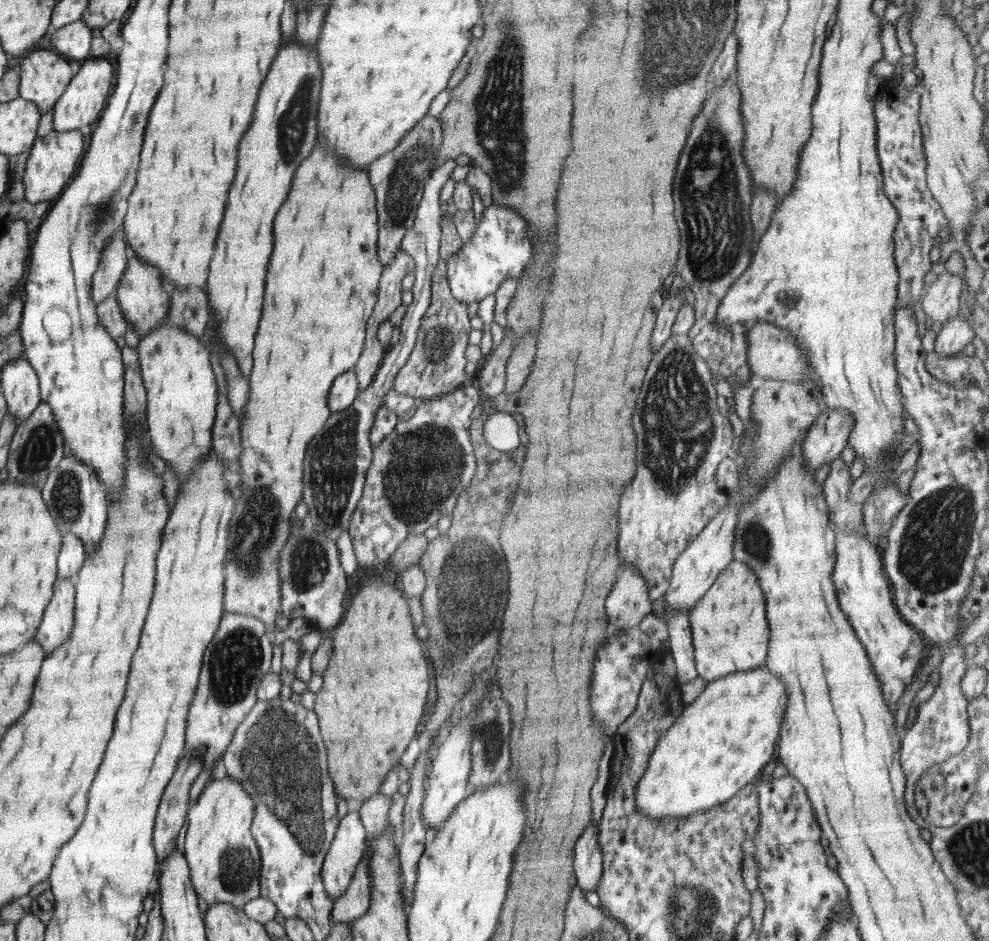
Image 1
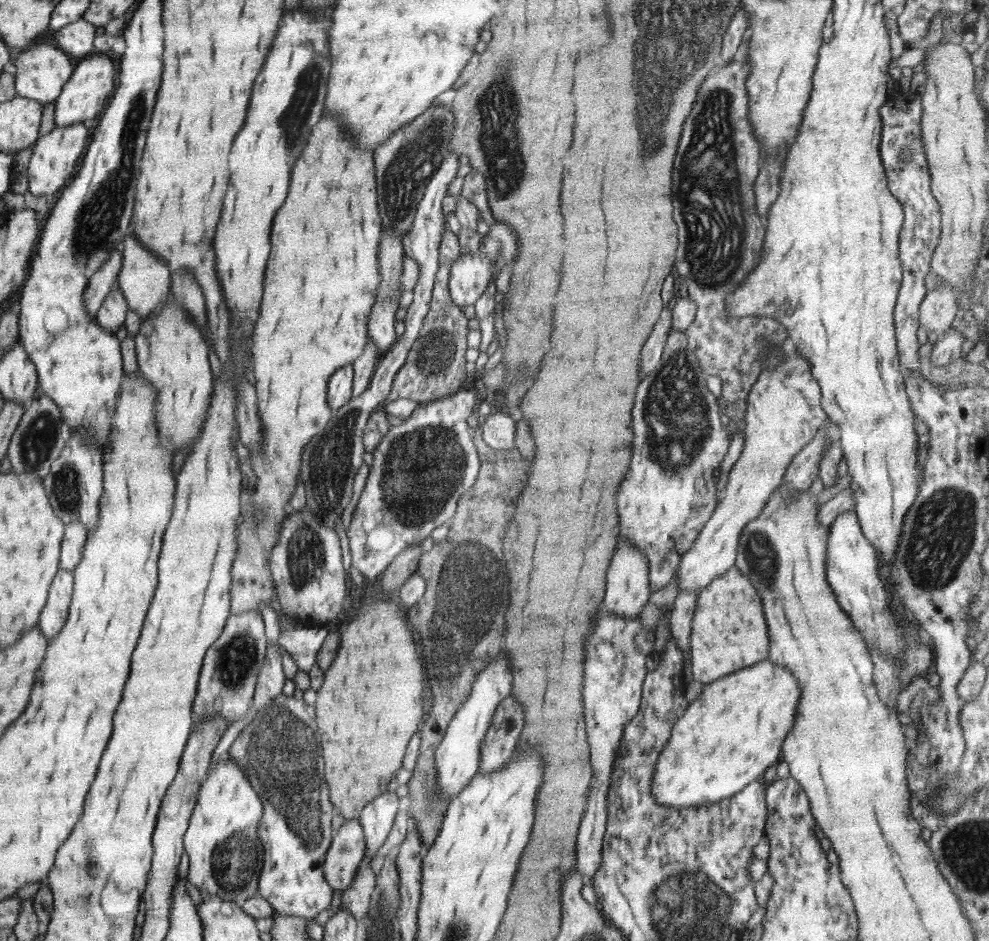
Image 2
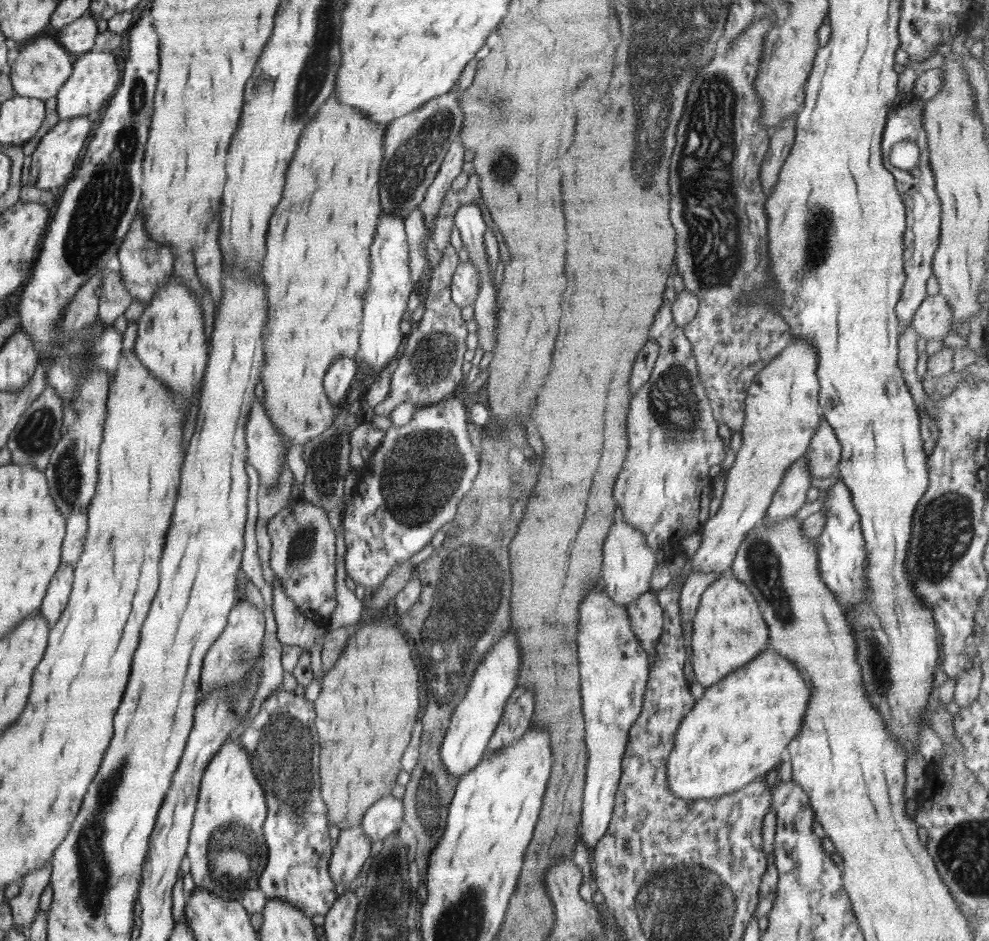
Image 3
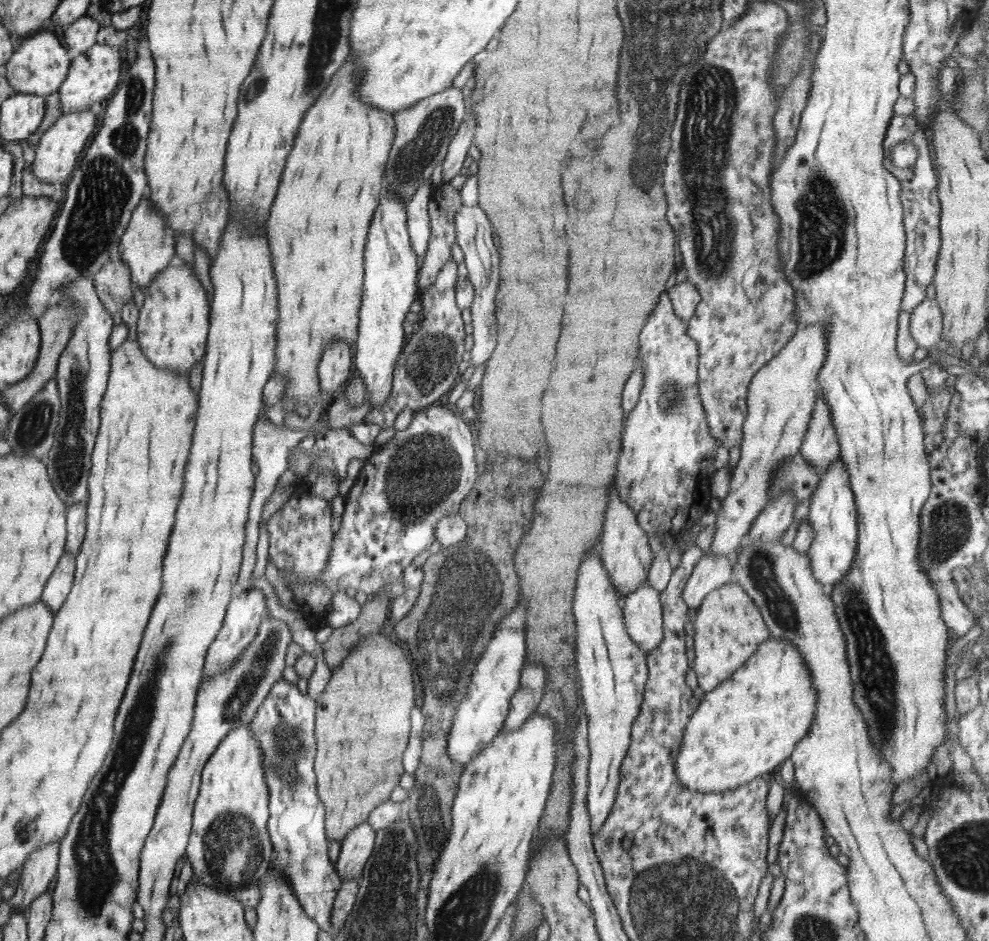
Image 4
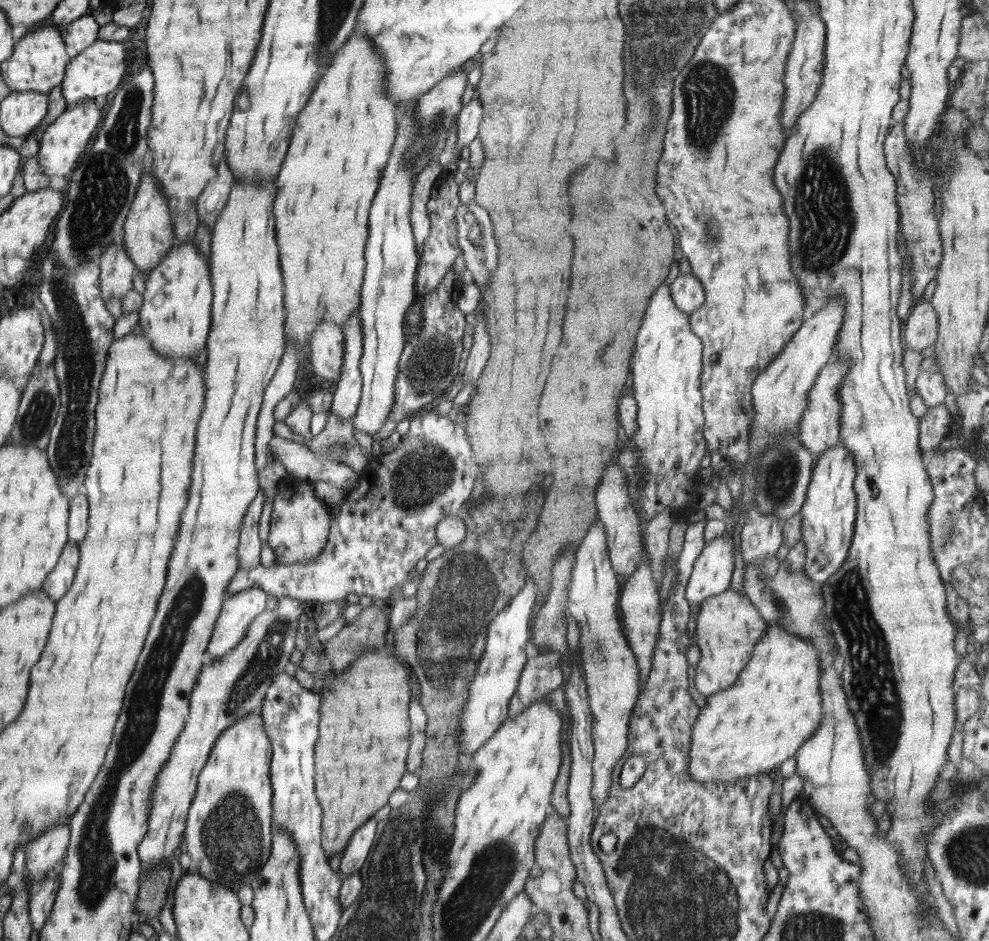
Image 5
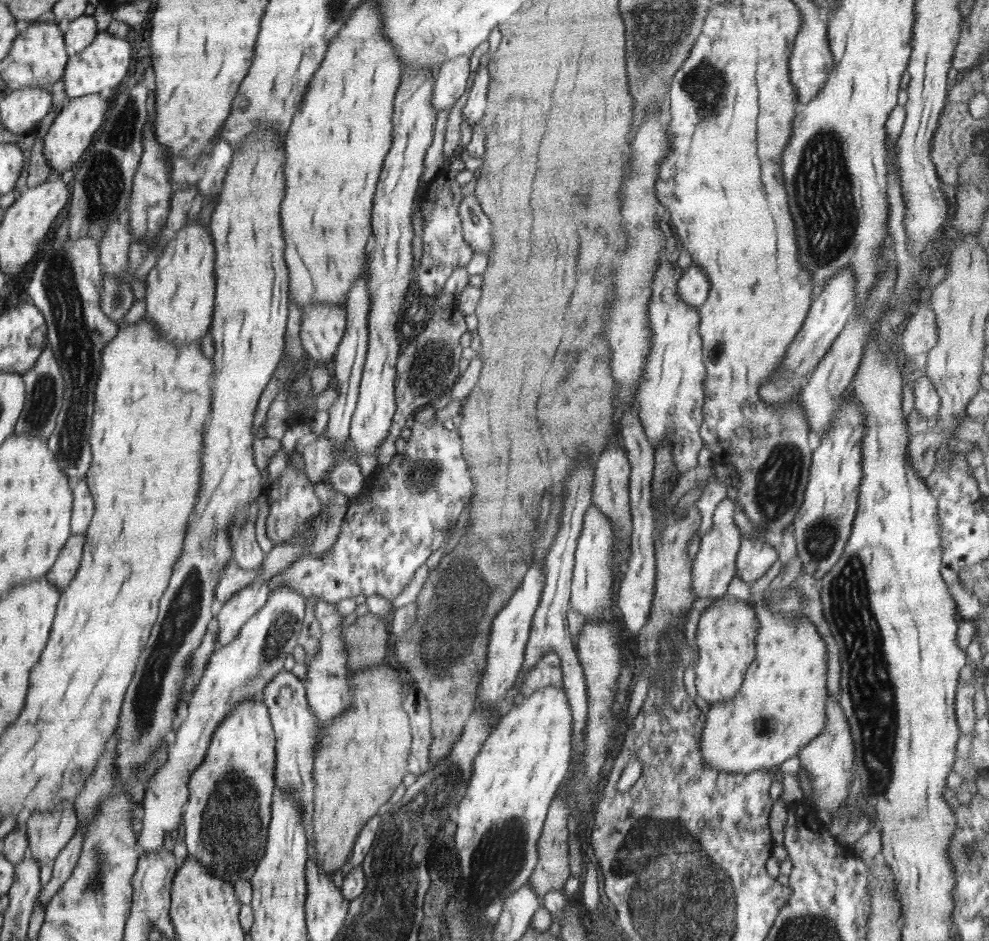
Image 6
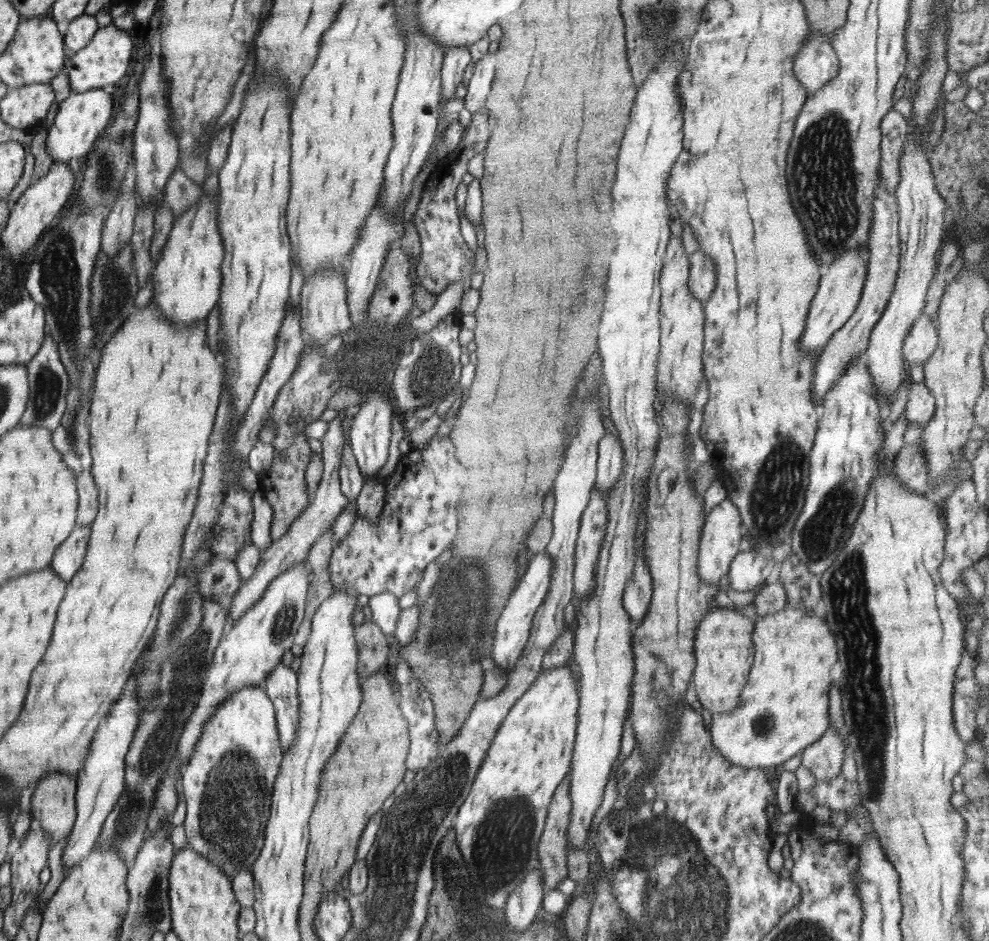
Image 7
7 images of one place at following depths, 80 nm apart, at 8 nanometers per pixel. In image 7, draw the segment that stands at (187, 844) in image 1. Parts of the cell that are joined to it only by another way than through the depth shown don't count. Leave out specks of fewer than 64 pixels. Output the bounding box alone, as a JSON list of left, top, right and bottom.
[182,686,283,879]

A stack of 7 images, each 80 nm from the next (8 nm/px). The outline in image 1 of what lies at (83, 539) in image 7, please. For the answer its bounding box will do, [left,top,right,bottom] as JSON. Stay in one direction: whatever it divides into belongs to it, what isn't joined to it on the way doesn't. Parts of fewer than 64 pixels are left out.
[38,578,75,659]

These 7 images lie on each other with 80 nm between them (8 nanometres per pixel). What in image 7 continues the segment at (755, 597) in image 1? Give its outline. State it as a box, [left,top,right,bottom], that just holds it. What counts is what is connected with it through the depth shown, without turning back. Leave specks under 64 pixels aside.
[692,607,756,715]

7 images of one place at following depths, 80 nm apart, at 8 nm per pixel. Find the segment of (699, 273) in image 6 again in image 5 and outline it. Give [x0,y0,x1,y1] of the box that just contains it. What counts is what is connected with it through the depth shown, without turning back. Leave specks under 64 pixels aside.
[669,272,705,315]

